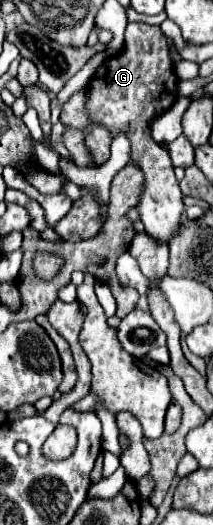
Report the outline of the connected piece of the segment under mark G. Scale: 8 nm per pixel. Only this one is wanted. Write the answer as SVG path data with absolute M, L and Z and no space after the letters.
M129 23L125 29L125 47L119 55L105 59L87 85L87 117L93 125L103 125L111 135L125 133L131 143L131 159L143 171L145 185L135 209L145 231L157 241L169 241L181 225L183 203L181 189L173 173L169 153L151 137L151 121L173 107L177 101L177 75L173 69L171 47L161 27L147 23Z

